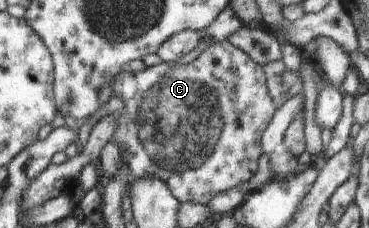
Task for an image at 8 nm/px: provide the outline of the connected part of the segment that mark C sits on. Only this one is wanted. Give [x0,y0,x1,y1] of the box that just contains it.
[112,41,277,205]

